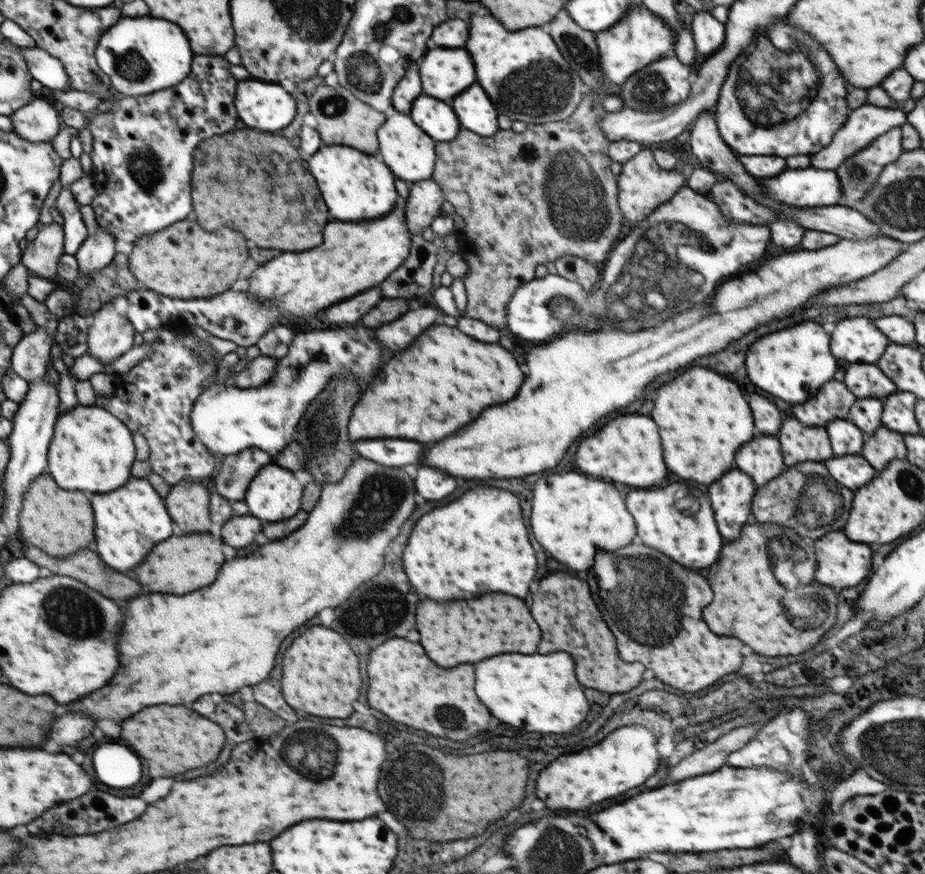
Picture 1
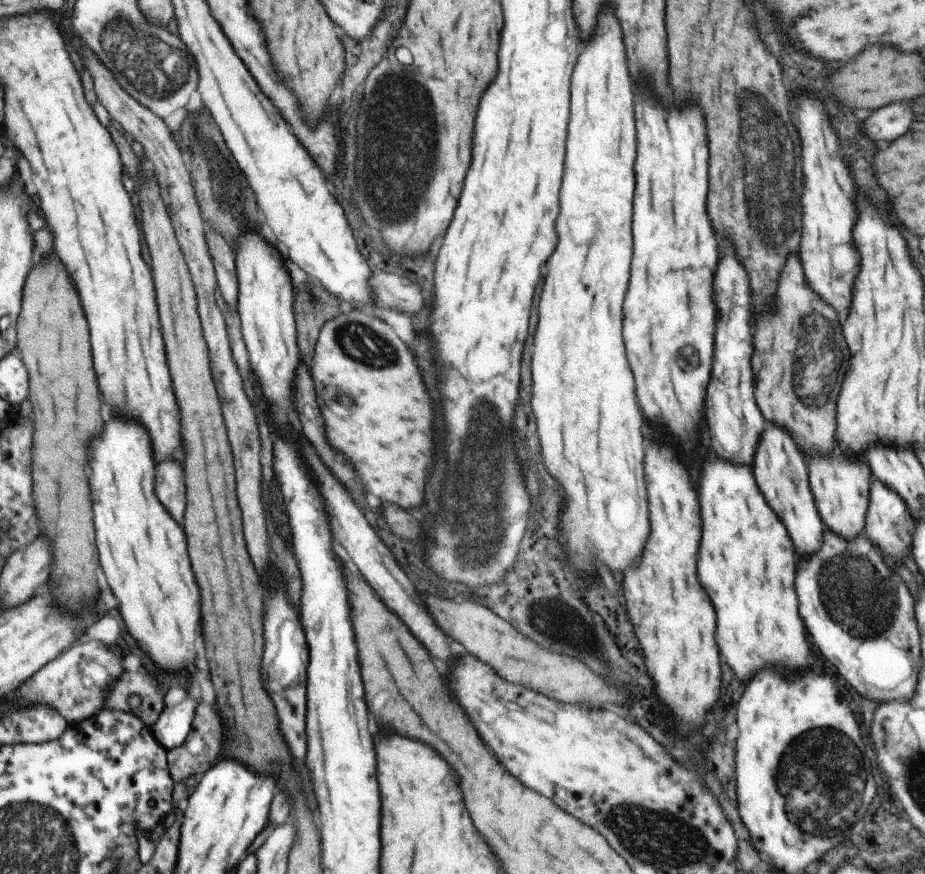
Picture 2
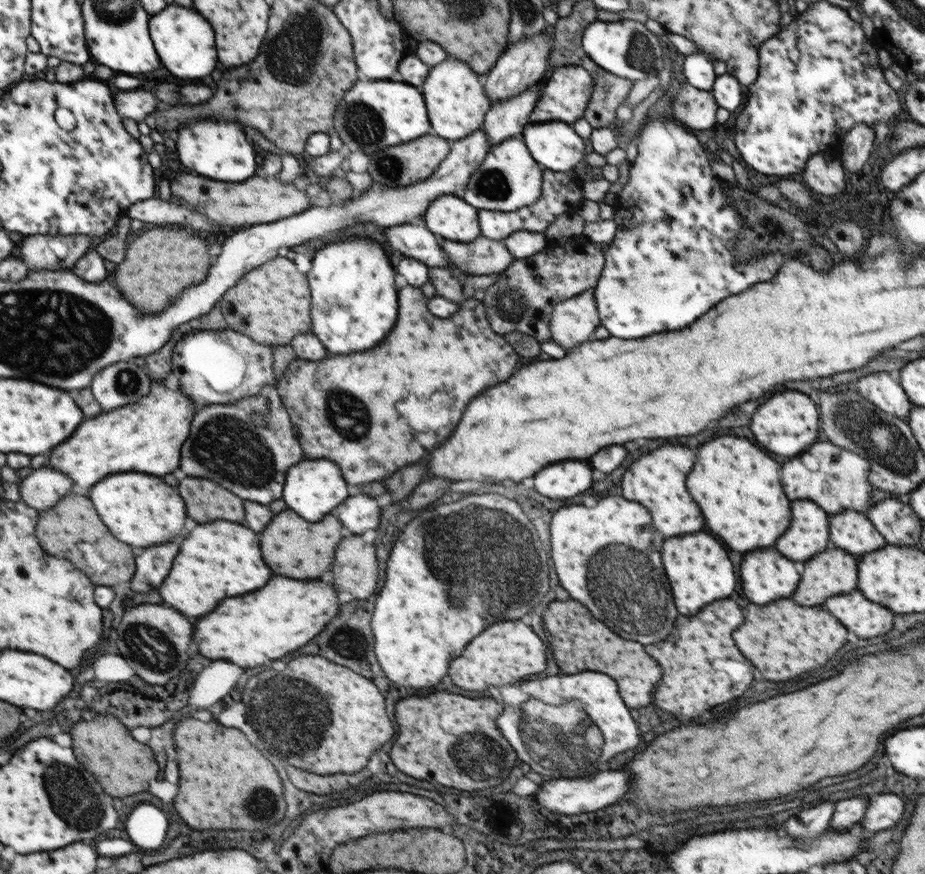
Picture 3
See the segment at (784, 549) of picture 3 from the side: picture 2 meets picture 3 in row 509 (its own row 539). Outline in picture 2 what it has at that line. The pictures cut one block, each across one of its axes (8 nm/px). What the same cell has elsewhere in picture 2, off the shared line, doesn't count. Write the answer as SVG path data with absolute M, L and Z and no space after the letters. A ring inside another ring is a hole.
M770 424L766 428L760 436L760 448L756 448L756 456L752 462L754 478L760 486L760 492L766 496L770 508L784 522L784 526L796 546L796 552L800 556L812 554L820 548L825 524L818 514L810 488L807 458L800 452L796 442L784 428Z

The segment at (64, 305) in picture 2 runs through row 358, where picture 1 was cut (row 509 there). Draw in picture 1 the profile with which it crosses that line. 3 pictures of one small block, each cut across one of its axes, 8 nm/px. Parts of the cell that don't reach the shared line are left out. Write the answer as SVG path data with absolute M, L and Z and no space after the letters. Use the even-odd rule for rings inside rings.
M42 474L30 484L24 494L24 506L20 512L22 536L36 548L52 552L52 556L70 556L80 548L86 548L94 540L94 514L84 492L66 492L56 486L52 475Z

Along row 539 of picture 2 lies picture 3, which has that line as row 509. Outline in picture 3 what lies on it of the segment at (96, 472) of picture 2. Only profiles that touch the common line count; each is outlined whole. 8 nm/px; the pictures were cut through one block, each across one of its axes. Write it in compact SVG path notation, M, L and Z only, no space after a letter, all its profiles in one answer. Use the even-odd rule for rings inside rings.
M118 472L108 476L108 480L100 480L96 488L90 492L92 502L100 508L100 516L104 516L104 524L120 536L126 544L143 550L148 546L174 540L186 520L184 500L178 496L178 490L162 482L158 476L144 472Z

